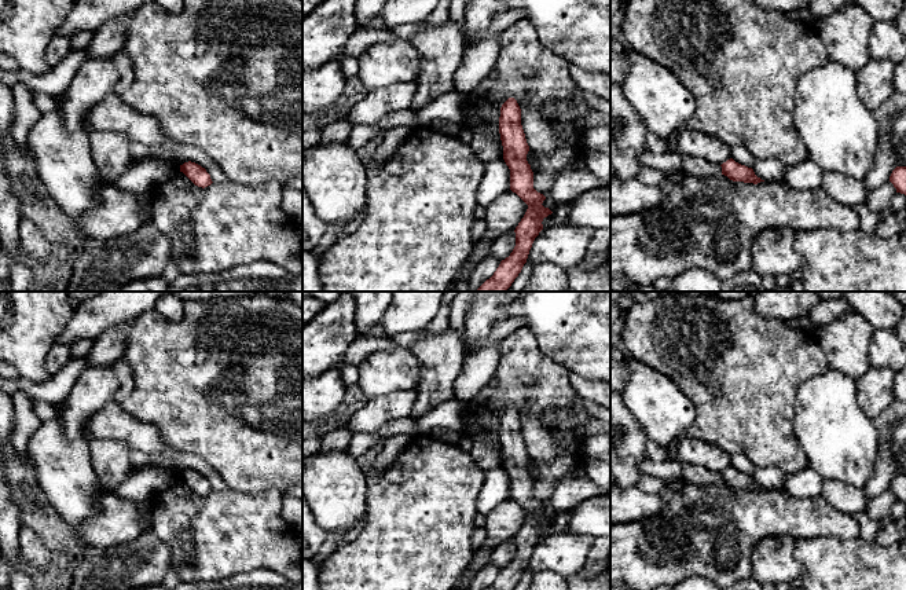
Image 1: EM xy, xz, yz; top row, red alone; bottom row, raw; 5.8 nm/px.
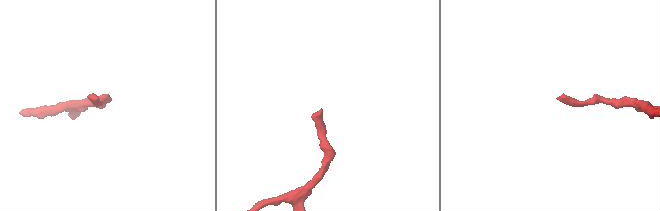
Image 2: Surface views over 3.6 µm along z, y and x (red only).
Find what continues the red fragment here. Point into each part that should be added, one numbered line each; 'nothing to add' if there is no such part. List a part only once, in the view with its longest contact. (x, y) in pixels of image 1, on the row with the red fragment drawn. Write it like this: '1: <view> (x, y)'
1: yz (694, 167)

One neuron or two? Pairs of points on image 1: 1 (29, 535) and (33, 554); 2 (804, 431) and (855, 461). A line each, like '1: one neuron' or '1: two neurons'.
1: one neuron
2: one neuron

